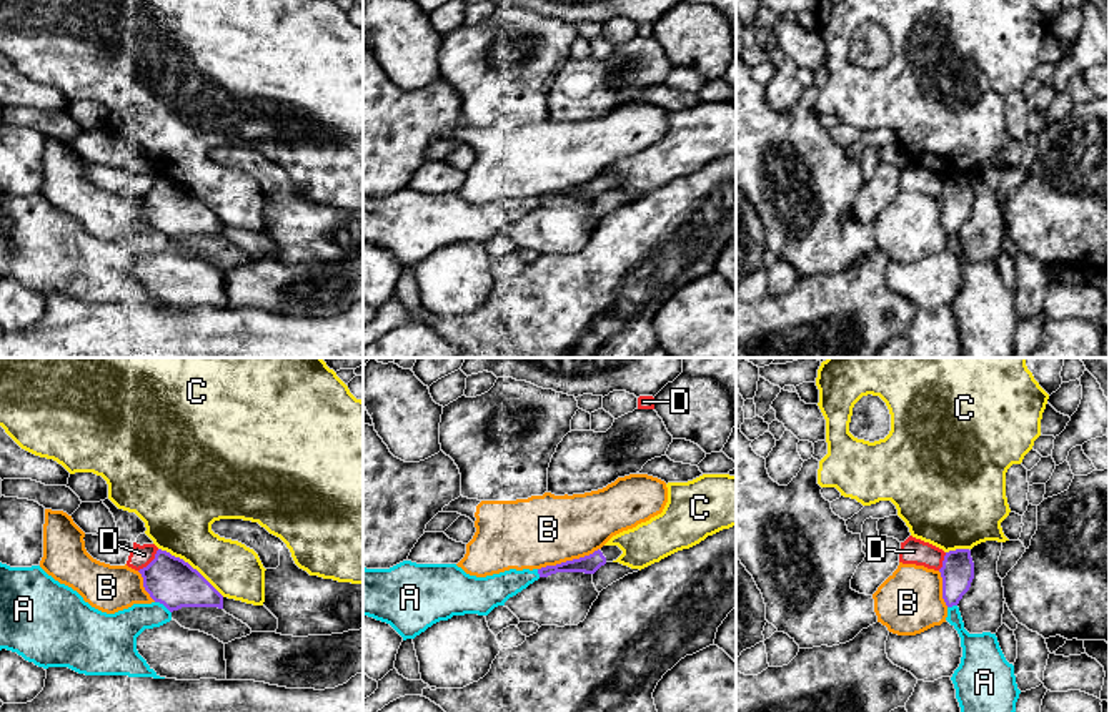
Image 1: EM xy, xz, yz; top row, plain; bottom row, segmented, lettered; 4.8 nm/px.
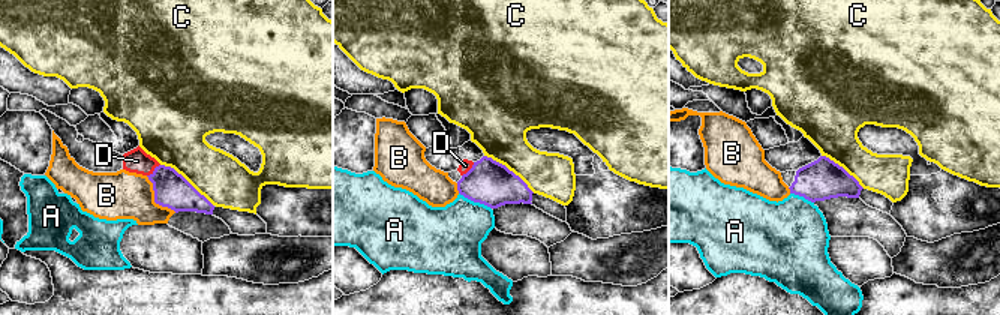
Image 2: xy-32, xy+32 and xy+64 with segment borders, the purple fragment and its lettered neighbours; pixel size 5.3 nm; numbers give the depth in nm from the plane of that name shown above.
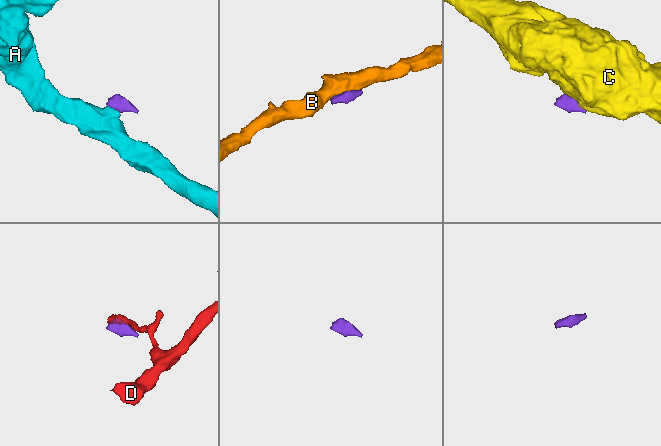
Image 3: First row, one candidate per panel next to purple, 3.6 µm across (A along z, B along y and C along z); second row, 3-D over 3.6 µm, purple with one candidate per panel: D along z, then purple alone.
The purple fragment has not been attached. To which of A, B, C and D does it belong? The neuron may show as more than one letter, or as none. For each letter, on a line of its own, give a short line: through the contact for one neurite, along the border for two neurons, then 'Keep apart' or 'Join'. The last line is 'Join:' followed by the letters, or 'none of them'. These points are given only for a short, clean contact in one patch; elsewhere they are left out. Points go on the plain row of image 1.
A: Line: xy (155, 228), (170, 240). Keep apart
B: Keep apart
C: Line: xy (159, 175), (187, 188), (223, 223). Keep apart
D: Keep apart
Join: none of them

